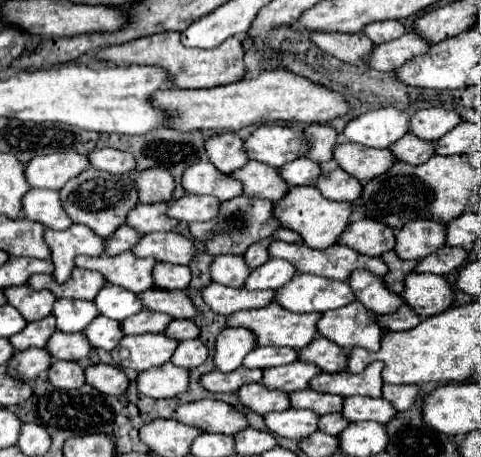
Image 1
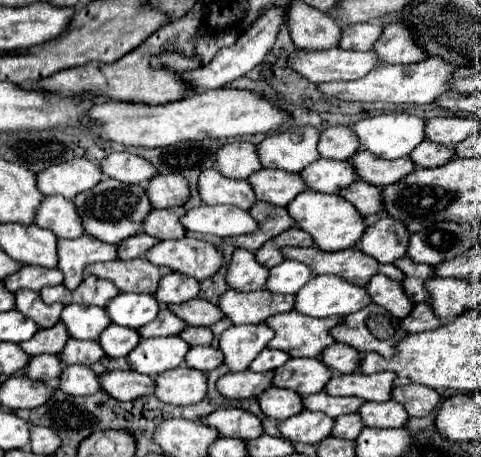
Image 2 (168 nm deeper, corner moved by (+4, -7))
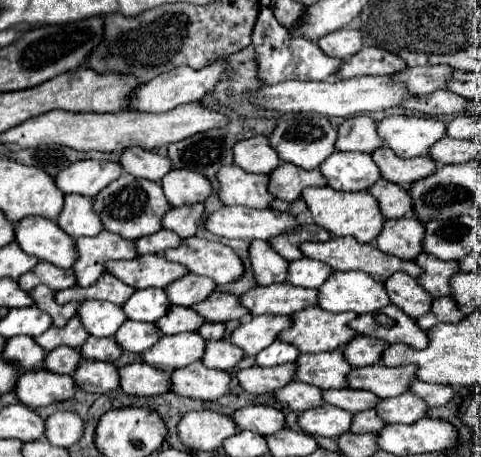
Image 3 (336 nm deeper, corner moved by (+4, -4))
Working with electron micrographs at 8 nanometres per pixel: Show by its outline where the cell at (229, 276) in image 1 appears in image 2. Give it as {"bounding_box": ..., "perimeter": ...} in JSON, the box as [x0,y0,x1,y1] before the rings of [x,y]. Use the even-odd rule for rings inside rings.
{"bounding_box":[226,248,270,292],"perimeter":[[[238,248],[232,256],[232,262],[226,274],[226,282],[234,290],[242,290],[242,292],[262,290],[268,280],[268,272],[270,270],[256,260],[254,252]]]}

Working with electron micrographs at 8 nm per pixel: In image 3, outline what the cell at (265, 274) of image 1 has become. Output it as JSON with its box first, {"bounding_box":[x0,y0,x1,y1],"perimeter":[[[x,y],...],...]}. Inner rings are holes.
{"bounding_box":[288,257,332,287],"perimeter":[[[302,257],[288,265],[288,283],[296,287],[320,287],[330,273],[332,269],[322,261]]]}

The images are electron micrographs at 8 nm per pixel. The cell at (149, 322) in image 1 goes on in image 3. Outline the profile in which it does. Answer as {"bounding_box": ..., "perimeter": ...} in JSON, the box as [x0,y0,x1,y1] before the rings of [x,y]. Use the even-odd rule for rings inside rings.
{"bounding_box":[156,305,204,335],"perimeter":[[[172,305],[168,313],[156,321],[156,327],[160,329],[162,335],[176,335],[184,331],[196,331],[202,323],[204,319],[198,313],[194,313],[190,307]]]}

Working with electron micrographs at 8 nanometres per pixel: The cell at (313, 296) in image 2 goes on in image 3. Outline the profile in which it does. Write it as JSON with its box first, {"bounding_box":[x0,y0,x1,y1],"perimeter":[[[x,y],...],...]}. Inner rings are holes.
{"bounding_box":[318,271,388,313],"perimeter":[[[336,271],[318,287],[318,307],[330,313],[374,313],[388,303],[384,285],[362,271]]]}

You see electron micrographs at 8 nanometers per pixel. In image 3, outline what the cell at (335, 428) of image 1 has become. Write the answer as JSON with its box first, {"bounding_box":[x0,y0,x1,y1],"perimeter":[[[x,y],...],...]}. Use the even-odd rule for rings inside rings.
{"bounding_box":[350,409,386,433],"perimeter":[[[374,409],[368,411],[360,411],[352,417],[352,425],[350,425],[350,433],[376,433],[384,427],[386,423],[376,415]]]}

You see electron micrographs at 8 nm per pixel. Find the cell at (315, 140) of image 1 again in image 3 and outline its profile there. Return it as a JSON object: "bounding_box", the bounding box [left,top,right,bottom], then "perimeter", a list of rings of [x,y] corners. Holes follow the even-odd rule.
{"bounding_box":[334,115,382,153],"perimeter":[[[366,115],[348,117],[338,127],[338,141],[334,143],[336,151],[362,151],[372,153],[382,147],[382,139],[376,133],[376,121]]]}

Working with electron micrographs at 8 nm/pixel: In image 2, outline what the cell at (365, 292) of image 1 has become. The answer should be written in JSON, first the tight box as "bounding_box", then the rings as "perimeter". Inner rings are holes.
{"bounding_box":[366,274,414,318],"perimeter":[[[380,274],[374,276],[374,280],[370,280],[366,290],[370,292],[372,302],[384,306],[394,318],[406,318],[414,308],[412,300],[406,296],[402,284],[394,282],[388,276],[380,276]]]}

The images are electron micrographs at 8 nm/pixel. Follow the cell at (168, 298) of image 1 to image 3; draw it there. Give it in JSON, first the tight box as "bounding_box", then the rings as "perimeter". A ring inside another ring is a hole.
{"bounding_box":[192,293,248,321],"perimeter":[[[212,293],[206,301],[192,305],[192,309],[204,317],[204,321],[230,321],[230,319],[246,319],[248,311],[238,303],[238,297],[232,293]]]}

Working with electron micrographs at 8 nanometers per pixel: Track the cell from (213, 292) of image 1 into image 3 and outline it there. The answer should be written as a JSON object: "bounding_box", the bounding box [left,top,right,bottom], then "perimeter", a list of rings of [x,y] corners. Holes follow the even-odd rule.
{"bounding_box":[240,283,316,317],"perimeter":[[[278,283],[268,287],[252,287],[240,295],[240,305],[250,311],[252,317],[270,315],[292,315],[304,307],[316,305],[316,289],[294,287],[290,283]]]}

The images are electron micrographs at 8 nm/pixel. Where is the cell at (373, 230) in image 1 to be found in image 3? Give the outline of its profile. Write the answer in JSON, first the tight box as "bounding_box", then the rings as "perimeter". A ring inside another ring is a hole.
{"bounding_box":[376,217,424,259],"perimeter":[[[414,217],[386,219],[382,235],[376,239],[376,247],[384,253],[402,259],[416,259],[422,253],[420,241],[424,237],[424,225]]]}

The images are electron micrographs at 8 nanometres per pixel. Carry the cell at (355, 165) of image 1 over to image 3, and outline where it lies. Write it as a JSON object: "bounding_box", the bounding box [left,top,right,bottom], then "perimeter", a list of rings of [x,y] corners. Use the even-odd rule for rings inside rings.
{"bounding_box":[372,147,436,185],"perimeter":[[[380,147],[372,153],[372,161],[378,165],[380,175],[392,183],[400,183],[400,185],[410,185],[430,173],[434,173],[436,163],[428,157],[412,157],[412,159],[402,159],[396,157],[392,149],[388,147]]]}

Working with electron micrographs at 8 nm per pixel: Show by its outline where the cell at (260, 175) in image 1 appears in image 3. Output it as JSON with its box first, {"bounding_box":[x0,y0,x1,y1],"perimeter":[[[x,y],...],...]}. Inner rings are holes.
{"bounding_box":[268,163,326,201],"perimeter":[[[292,163],[278,165],[270,175],[268,189],[276,199],[282,201],[296,201],[300,197],[300,191],[306,187],[324,187],[326,181],[320,175],[320,171],[306,171]]]}

